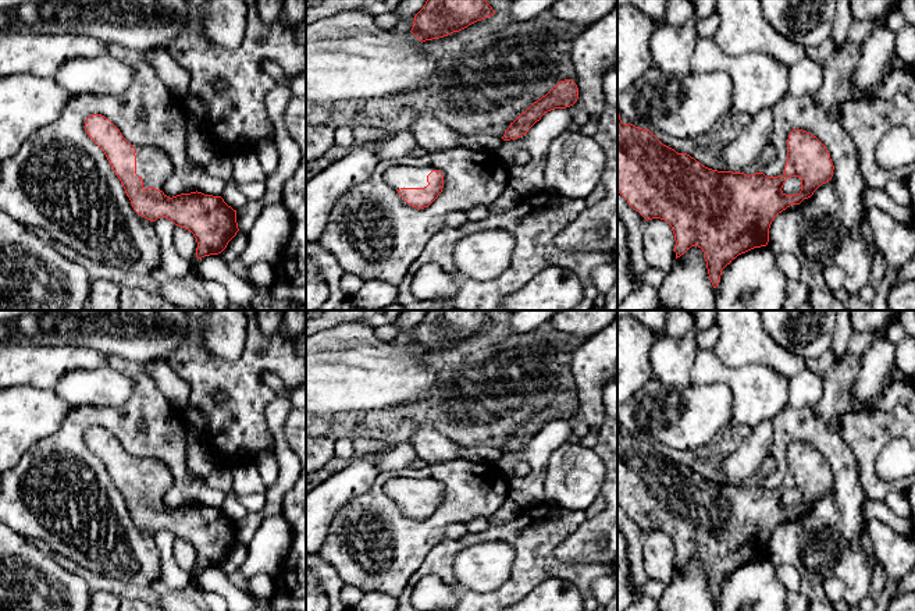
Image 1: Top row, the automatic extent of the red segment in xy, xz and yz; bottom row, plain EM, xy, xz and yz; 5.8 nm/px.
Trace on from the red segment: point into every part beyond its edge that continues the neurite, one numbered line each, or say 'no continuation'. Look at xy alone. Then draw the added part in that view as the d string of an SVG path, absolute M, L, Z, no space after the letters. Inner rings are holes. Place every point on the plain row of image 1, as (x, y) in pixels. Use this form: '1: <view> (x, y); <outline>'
1: xy (153, 476); M132 458L136 461L136 486L143 491L143 501L153 498L163 502L174 483L168 466L154 458Z

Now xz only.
1: xz (398, 489); M394 477L385 484L387 494L394 501L424 500L428 497L427 487L432 480L413 480L409 477Z

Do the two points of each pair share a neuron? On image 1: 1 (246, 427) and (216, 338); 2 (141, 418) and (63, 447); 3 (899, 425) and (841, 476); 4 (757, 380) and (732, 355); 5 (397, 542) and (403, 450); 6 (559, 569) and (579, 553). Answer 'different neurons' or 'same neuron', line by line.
1: different neurons
2: same neuron
3: different neurons
4: different neurons
5: different neurons
6: different neurons

